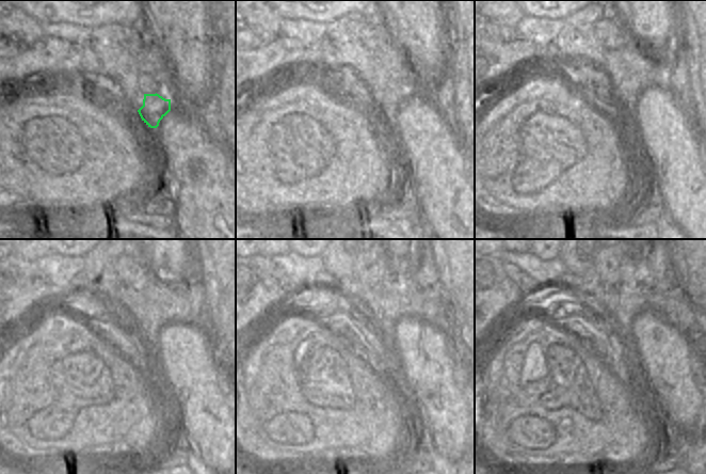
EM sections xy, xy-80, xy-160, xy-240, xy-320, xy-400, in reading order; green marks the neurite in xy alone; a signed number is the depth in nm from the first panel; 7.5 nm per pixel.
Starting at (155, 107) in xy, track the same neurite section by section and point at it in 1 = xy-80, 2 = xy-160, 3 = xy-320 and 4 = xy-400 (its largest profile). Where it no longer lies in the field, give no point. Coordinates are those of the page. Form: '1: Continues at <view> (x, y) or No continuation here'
1: Continues at xy-80 (395, 95)
2: Continues at xy-160 (629, 89)
3: Continues at xy-320 (394, 291)
4: Continues at xy-400 (631, 274)

